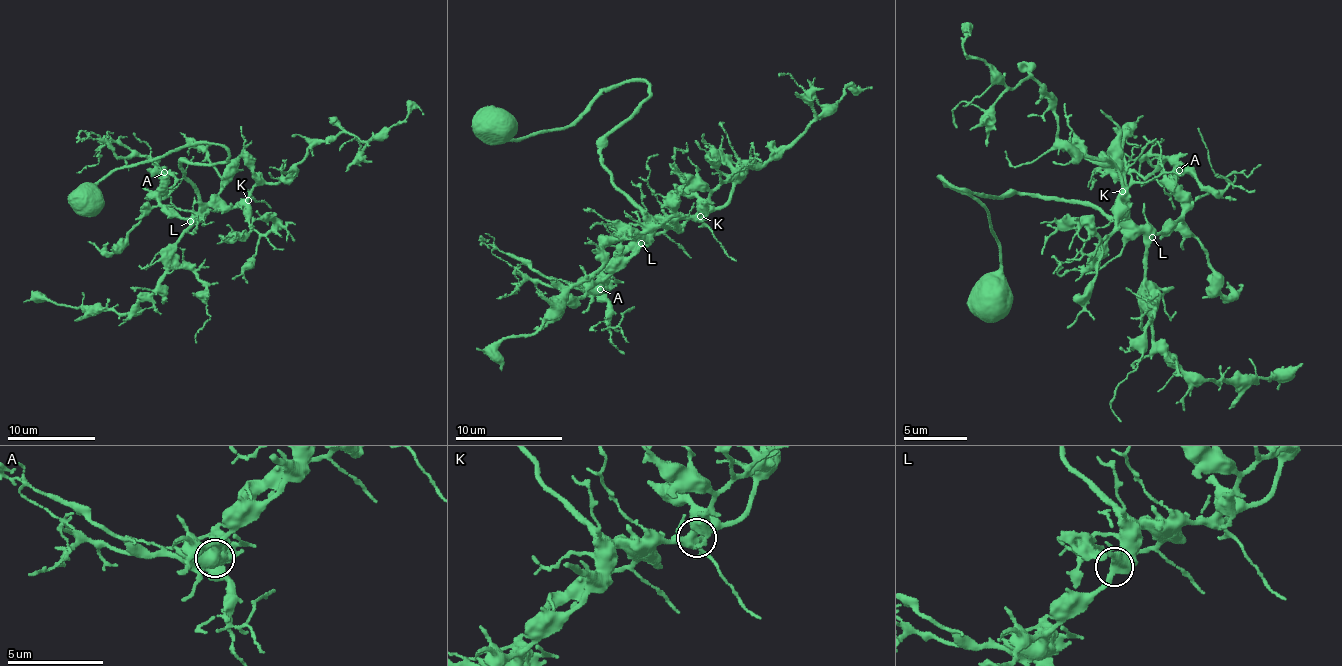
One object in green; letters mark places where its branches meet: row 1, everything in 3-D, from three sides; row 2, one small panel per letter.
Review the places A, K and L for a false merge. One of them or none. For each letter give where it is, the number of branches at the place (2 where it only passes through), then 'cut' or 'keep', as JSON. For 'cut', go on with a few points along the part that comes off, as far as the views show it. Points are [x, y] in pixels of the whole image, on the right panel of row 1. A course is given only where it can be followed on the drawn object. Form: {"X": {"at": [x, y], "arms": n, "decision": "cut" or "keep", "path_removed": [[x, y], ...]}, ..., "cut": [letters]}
{"A": {"at": [1179, 170], "arms": 4, "decision": "cut", "path_removed": [[1180, 169], [1168, 159], [1165, 161], [1153, 155], [1146, 158], [1161, 170], [1161, 185], [1175, 210]]}, "K": {"at": [1122, 191], "arms": 4, "decision": "keep"}, "L": {"at": [1152, 237], "arms": 4, "decision": "keep"}, "cut": ["A"]}

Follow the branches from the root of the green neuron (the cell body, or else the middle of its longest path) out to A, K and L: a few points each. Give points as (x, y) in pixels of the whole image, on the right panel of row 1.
A: (999, 300), (1007, 280), (989, 213), (940, 174), (994, 200), (1073, 199), (1160, 233), (1185, 214), (1180, 169)
K: (999, 300), (1007, 280), (989, 213), (940, 174), (994, 200), (1073, 199), (1109, 216), (1122, 191)
L: (999, 300), (1007, 280), (989, 213), (940, 174), (954, 187), (994, 200), (1005, 192), (1073, 199), (1152, 237)

